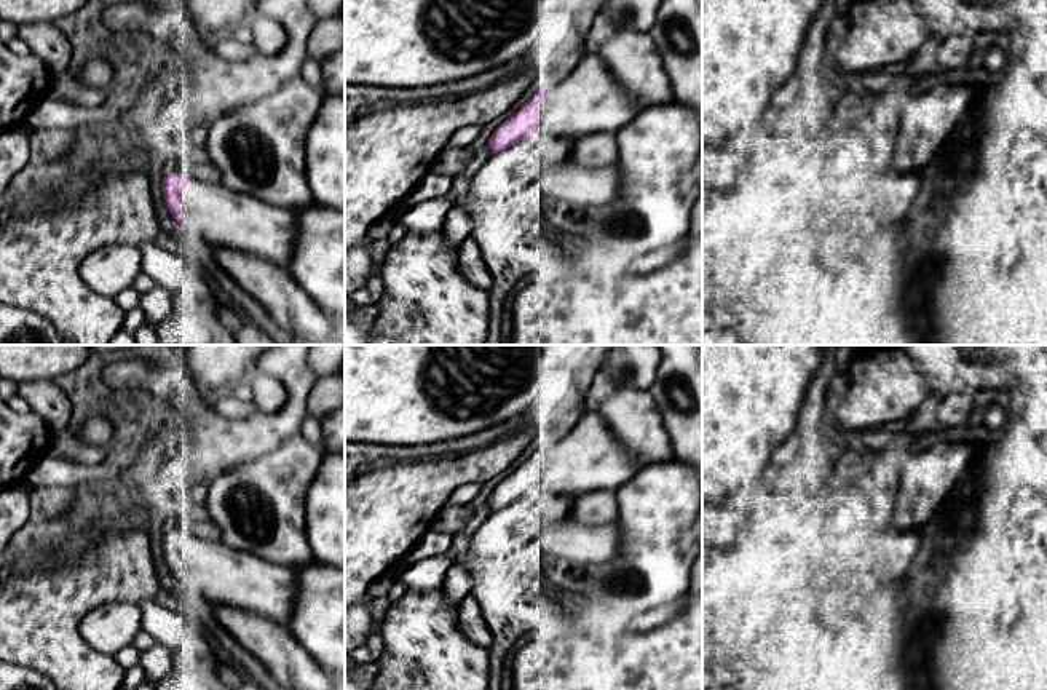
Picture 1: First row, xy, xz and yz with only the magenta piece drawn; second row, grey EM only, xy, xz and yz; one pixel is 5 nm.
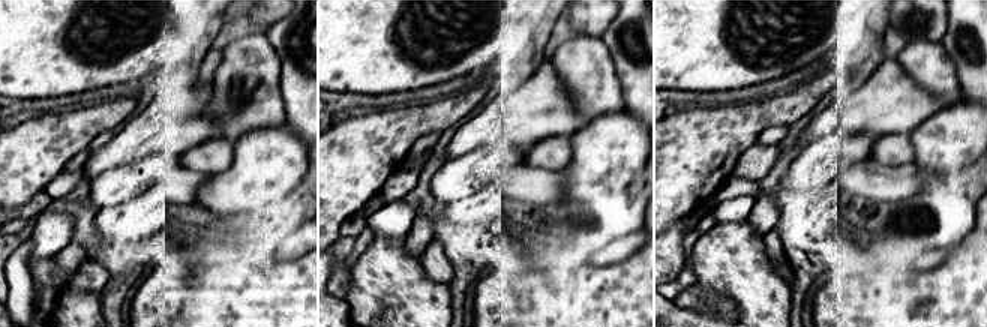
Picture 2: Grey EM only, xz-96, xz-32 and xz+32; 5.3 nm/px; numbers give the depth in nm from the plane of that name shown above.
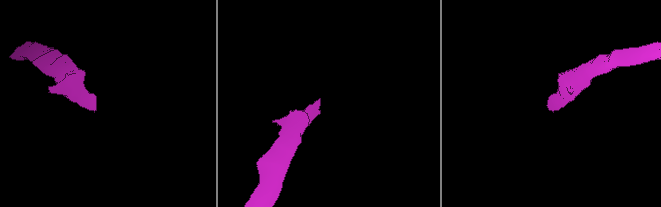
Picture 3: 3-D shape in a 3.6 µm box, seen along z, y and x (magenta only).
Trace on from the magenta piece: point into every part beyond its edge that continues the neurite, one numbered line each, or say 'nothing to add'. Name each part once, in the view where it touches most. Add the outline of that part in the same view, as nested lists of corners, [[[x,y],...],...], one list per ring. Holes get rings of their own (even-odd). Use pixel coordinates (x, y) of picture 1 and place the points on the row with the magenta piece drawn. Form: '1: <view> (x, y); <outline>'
1: yz (830, 200); [[[854,177],[840,179],[835,184],[824,185],[811,200],[816,208],[817,219],[820,216],[835,216],[843,206],[860,192]]]

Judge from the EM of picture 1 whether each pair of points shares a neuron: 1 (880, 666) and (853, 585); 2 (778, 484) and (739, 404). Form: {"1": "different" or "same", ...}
{"1": "different", "2": "same"}

